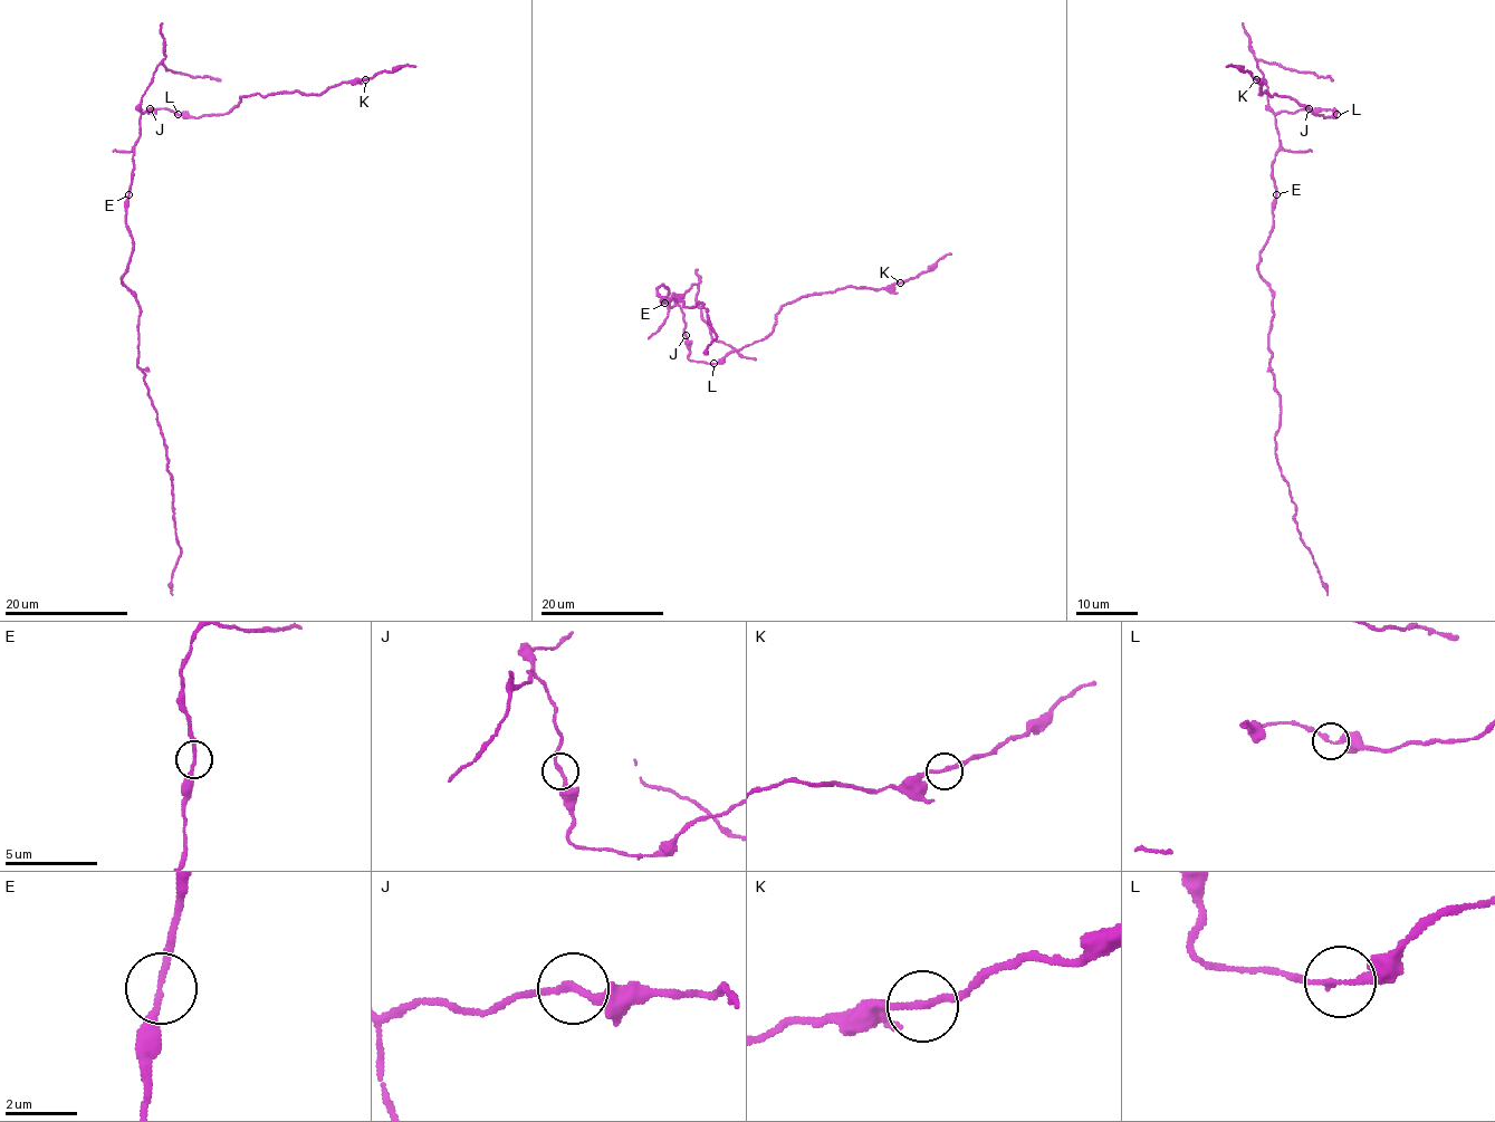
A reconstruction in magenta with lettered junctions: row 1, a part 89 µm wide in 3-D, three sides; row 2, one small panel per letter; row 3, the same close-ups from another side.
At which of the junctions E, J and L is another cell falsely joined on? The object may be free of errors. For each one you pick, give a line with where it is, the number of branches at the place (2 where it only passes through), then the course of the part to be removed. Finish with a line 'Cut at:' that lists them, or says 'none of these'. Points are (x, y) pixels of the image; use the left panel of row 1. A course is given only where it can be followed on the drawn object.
L: Place: (178, 114). Branches: 2. Course of the part to remove: (178, 115), (197, 117), (227, 113), (241, 96), (259, 93), (320, 95), (342, 83), (415, 66)
Cut at: L

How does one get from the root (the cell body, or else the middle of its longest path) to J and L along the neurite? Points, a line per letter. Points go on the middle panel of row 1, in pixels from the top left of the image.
J: (665, 301), (669, 298), (670, 306), (674, 306), (674, 301), (679, 306), (686, 335)
L: (665, 301), (669, 298), (670, 306), (674, 306), (674, 301), (683, 315), (689, 358), (714, 363)

